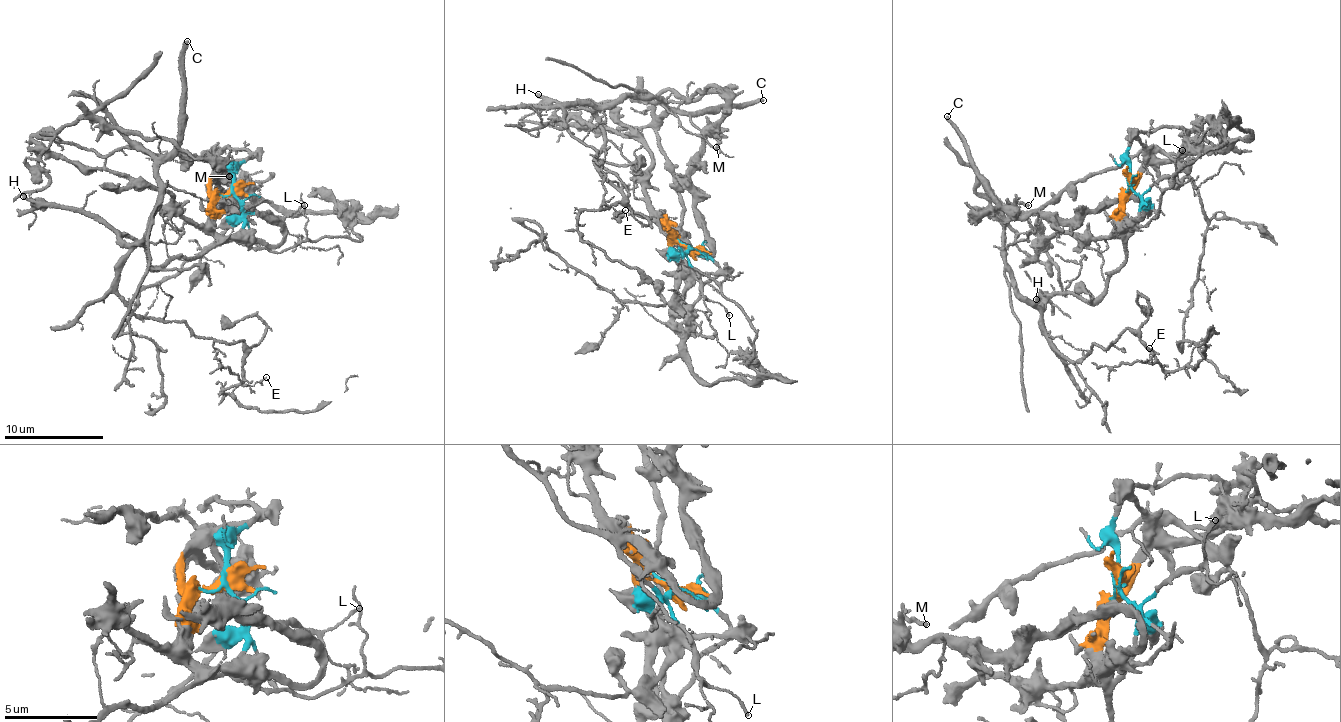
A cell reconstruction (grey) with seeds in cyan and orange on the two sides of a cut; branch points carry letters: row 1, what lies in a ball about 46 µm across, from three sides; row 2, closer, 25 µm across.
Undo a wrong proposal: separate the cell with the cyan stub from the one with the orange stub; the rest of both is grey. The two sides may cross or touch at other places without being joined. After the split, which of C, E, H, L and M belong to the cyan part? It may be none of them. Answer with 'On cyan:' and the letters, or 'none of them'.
On cyan: C, E, H, L, M

